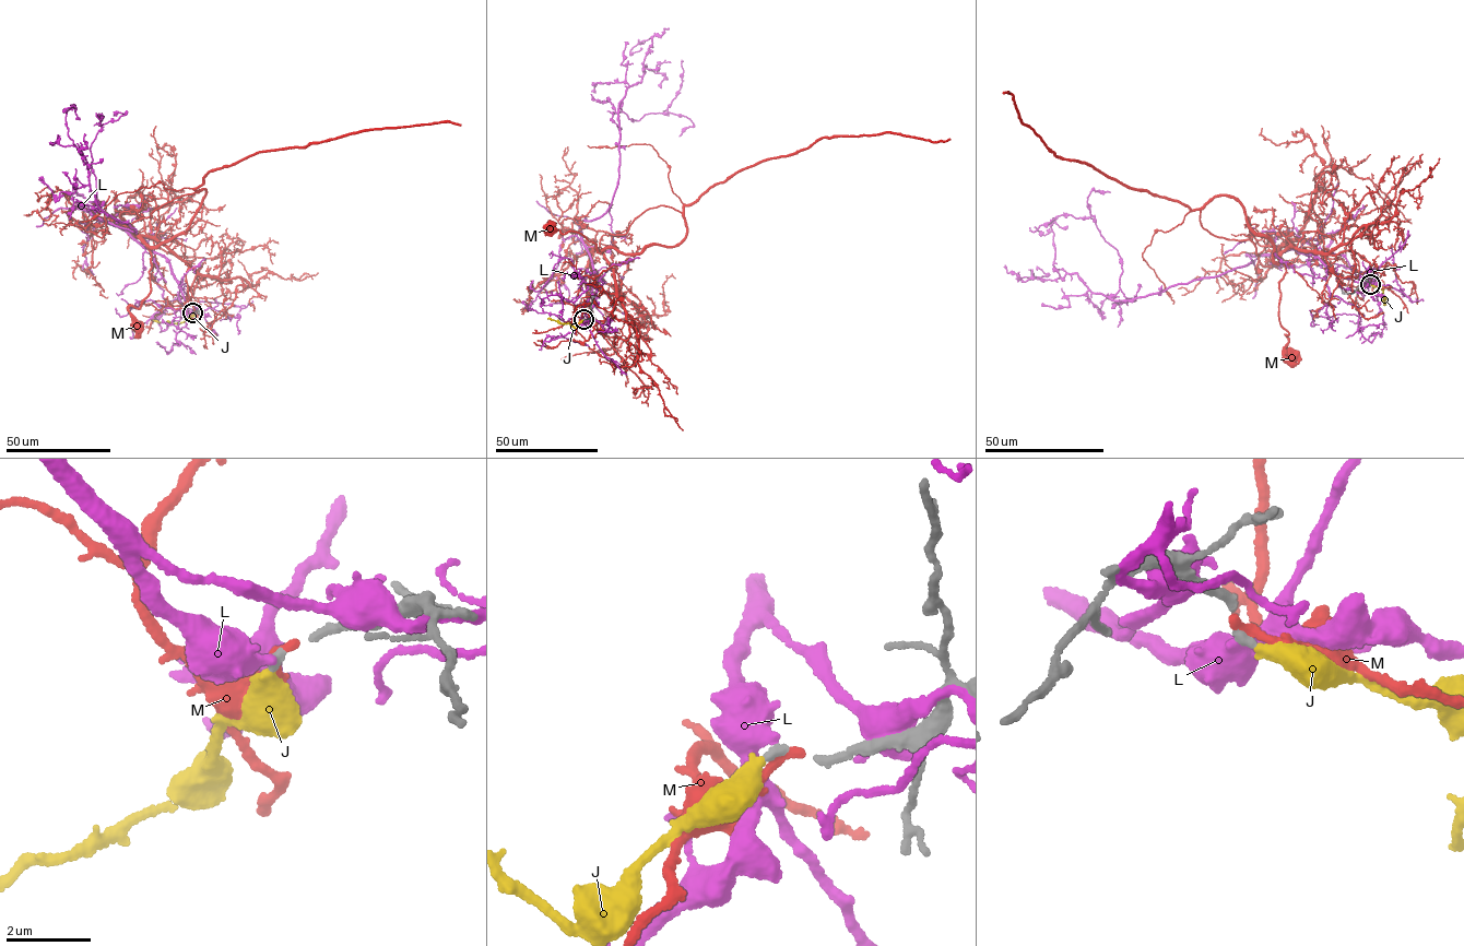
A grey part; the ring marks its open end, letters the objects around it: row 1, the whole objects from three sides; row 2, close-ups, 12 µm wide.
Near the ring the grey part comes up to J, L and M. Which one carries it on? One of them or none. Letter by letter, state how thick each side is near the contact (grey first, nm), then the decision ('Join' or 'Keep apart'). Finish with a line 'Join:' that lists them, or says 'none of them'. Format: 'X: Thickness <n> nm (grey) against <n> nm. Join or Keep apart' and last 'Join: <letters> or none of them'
J: Thickness 180 nm (grey) against 480 nm. Join
L: Thickness 180 nm (grey) against 340 nm. Keep apart
M: Thickness 180 nm (grey) against 240 nm. Keep apart
Join: J

